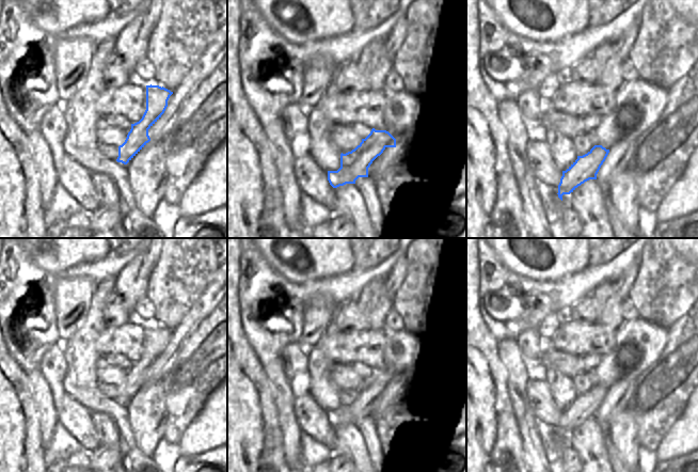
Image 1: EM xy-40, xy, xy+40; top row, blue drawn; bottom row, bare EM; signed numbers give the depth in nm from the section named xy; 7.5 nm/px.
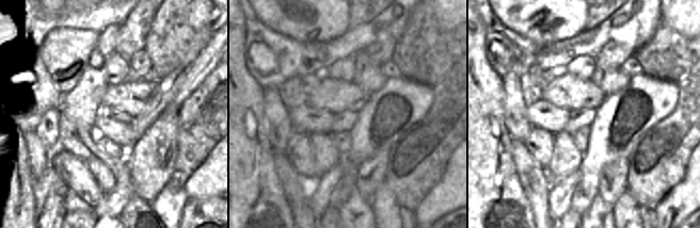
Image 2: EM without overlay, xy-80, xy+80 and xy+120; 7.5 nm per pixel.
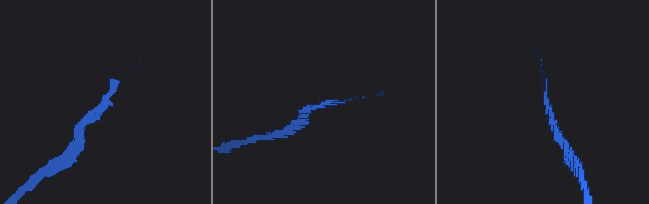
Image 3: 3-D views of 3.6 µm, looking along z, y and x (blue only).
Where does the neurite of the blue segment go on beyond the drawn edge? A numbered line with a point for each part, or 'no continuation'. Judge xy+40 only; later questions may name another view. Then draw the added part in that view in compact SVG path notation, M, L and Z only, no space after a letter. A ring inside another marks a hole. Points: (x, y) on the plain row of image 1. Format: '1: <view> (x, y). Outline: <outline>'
no continuation.

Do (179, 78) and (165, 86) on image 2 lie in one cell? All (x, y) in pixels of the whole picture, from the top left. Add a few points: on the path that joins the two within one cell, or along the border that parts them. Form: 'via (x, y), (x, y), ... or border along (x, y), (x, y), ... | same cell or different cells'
via (176, 81), (169, 86) | same cell

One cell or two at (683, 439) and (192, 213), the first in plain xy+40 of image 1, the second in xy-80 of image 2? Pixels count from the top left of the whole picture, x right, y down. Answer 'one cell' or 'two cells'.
two cells

